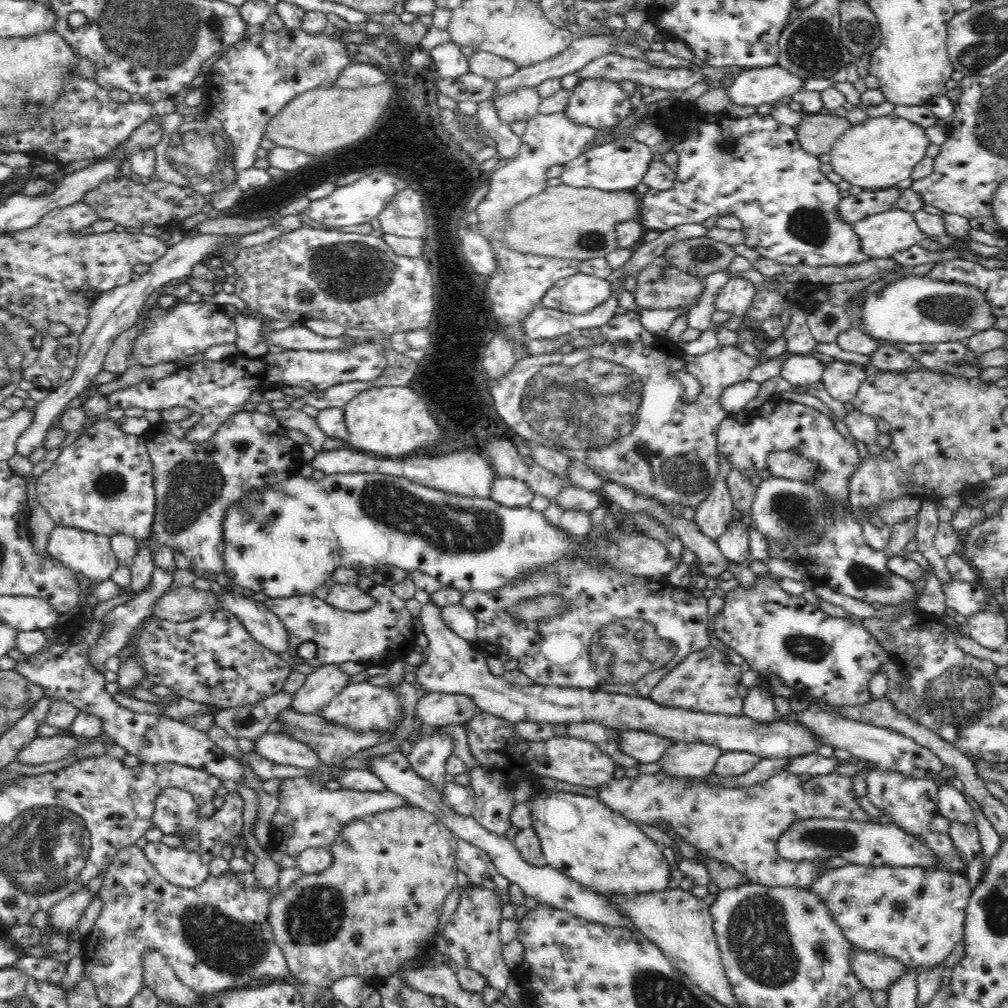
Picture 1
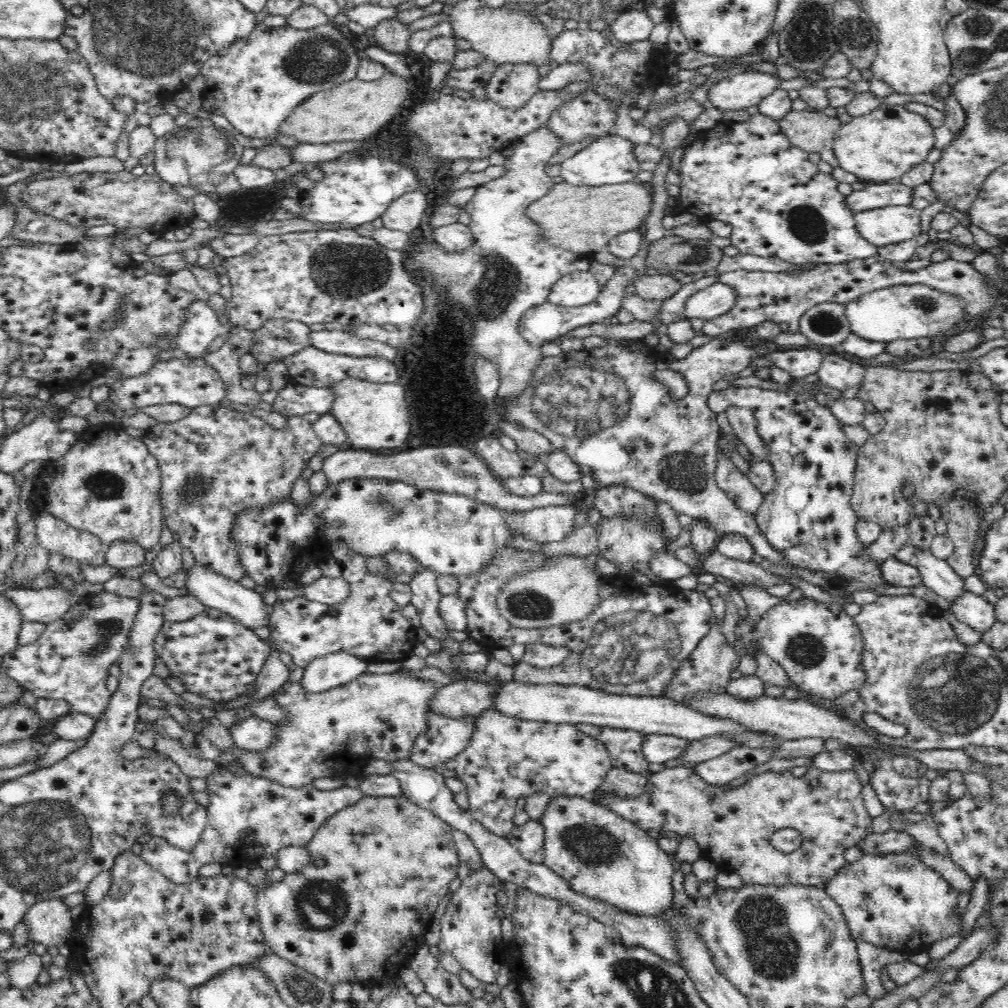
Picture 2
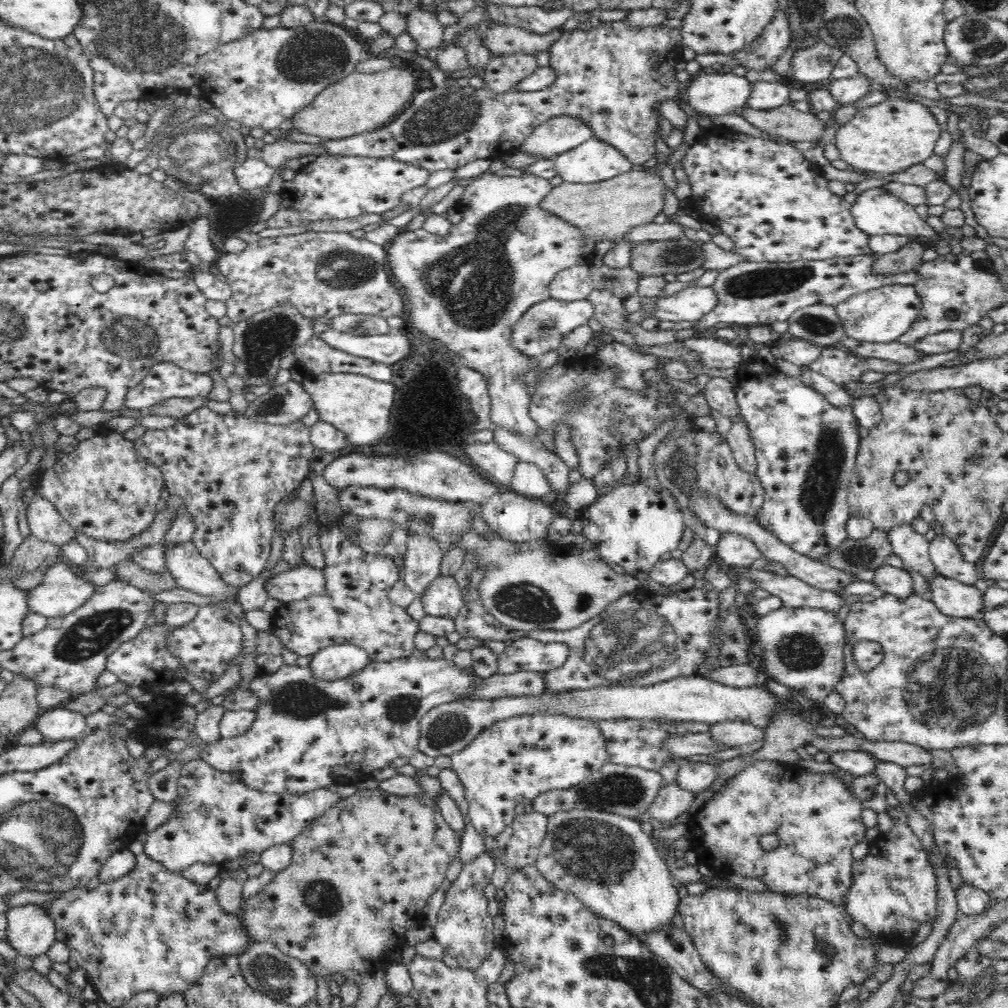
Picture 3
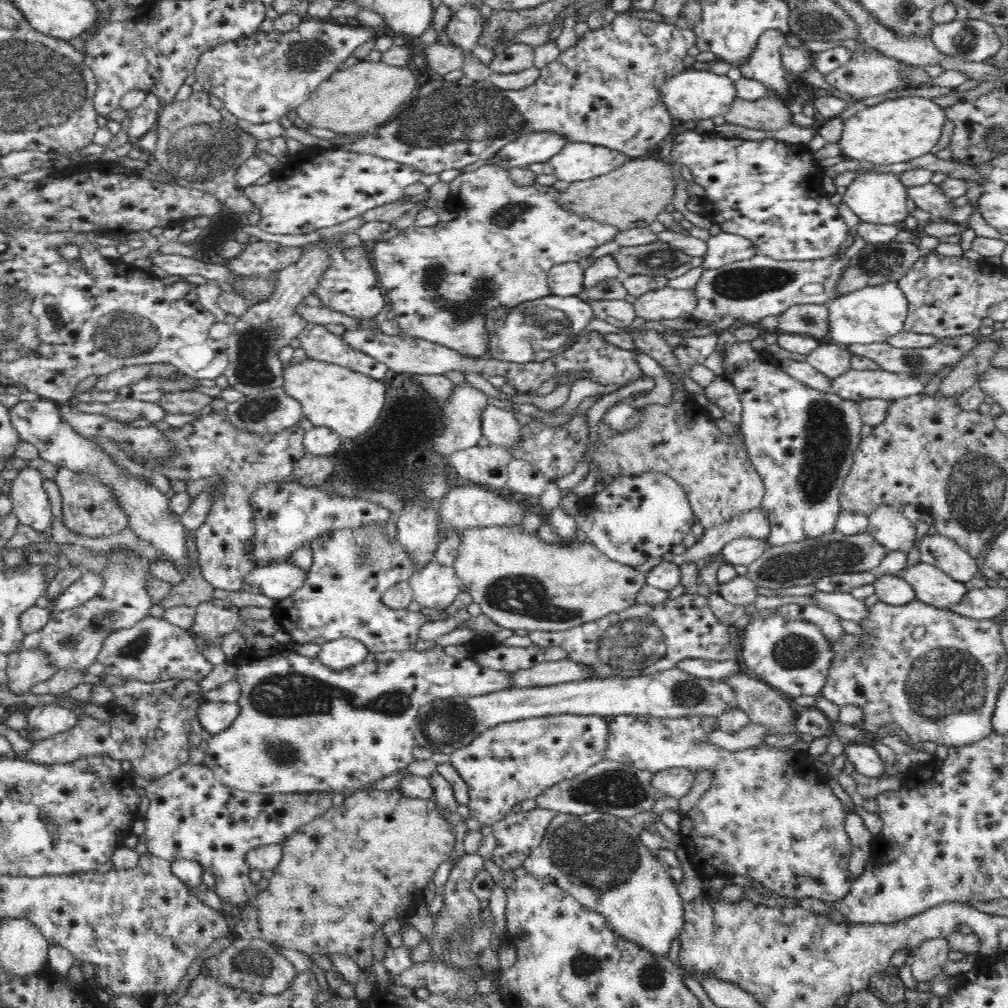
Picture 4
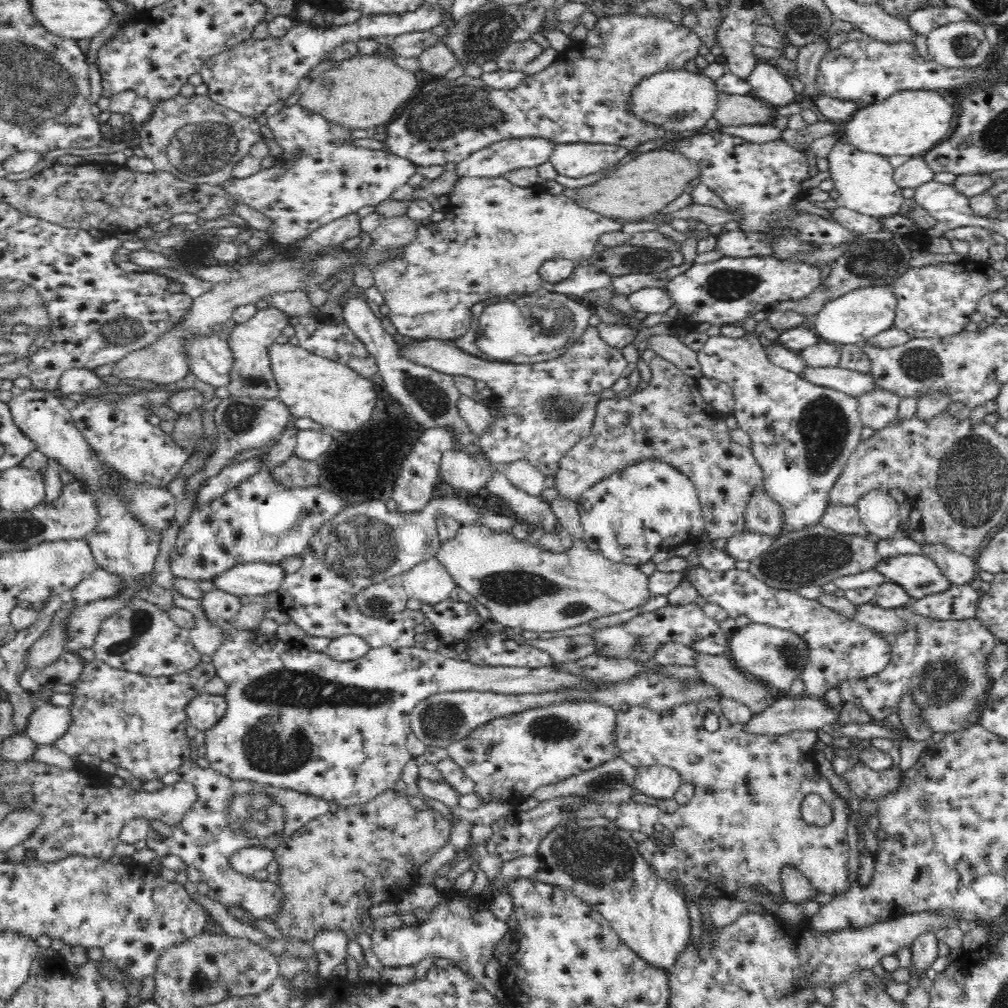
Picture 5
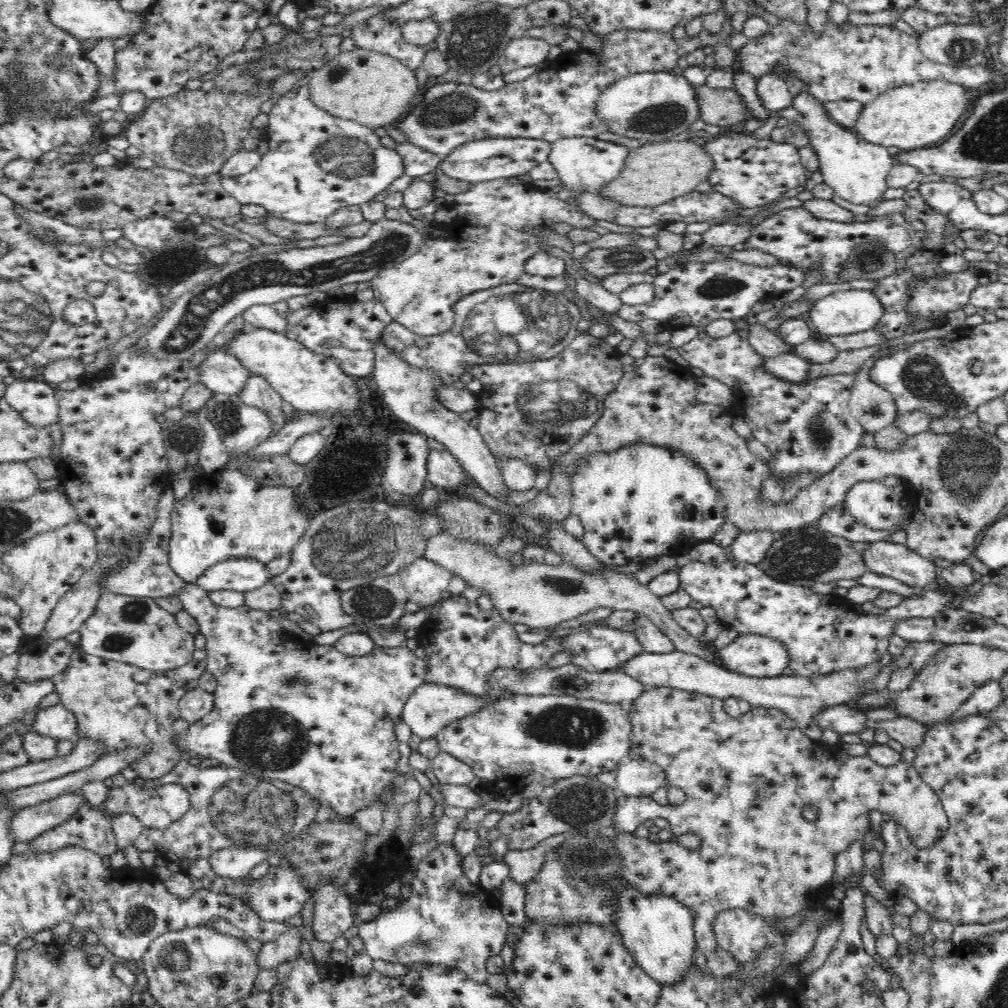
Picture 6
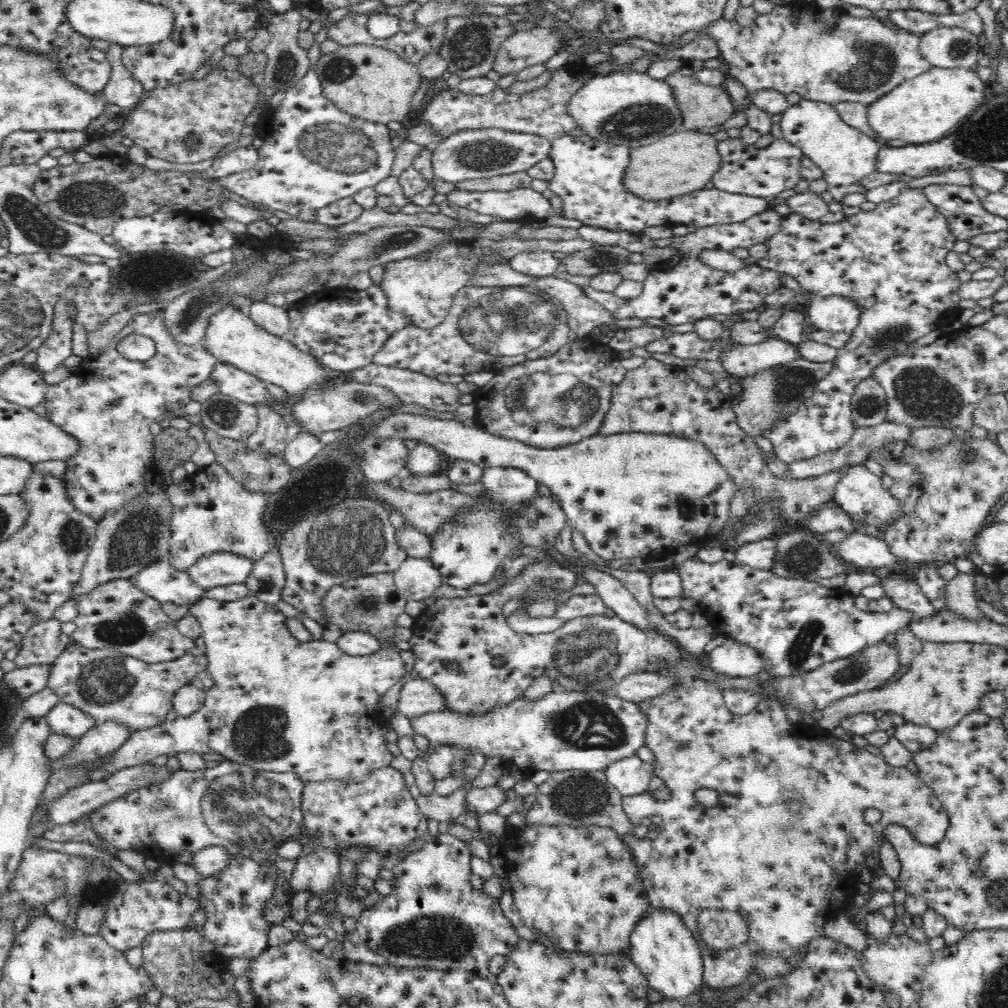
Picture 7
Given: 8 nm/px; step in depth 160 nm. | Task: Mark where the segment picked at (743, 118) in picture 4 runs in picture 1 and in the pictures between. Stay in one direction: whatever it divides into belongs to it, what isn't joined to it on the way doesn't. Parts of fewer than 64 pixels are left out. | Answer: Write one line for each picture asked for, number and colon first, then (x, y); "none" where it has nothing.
1: (816, 133)
2: (812, 131)
3: (785, 121)

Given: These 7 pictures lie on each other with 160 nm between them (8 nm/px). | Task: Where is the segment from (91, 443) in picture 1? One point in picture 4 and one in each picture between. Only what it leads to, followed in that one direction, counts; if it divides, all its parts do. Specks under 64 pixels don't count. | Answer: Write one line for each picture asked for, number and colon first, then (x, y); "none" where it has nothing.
2: (110, 486)
3: (102, 487)
4: (88, 509)

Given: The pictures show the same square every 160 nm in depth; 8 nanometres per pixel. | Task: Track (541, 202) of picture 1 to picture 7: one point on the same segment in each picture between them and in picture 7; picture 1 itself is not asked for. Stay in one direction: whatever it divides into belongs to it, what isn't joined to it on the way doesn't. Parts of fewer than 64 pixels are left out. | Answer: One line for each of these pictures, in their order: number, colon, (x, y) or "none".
2: (584, 219)
3: (608, 209)
4: (632, 196)
5: (646, 185)
6: (656, 173)
7: (684, 161)

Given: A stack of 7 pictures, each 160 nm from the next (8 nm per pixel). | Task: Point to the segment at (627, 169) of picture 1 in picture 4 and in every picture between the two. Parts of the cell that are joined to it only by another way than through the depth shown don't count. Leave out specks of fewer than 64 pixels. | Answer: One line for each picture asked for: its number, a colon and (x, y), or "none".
2: (609, 160)
3: (594, 160)
4: (580, 161)

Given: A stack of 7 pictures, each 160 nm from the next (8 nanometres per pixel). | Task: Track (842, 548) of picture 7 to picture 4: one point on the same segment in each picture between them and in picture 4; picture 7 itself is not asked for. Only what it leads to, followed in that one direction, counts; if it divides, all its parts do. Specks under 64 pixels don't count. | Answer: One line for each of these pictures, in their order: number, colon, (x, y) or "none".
4: (931, 585)
5: (918, 575)
6: (888, 558)

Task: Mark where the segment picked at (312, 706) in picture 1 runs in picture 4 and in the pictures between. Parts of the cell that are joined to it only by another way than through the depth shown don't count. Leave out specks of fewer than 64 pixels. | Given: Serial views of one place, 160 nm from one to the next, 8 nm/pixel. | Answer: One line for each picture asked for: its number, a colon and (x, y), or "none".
2: (333, 669)
3: (337, 661)
4: (338, 654)

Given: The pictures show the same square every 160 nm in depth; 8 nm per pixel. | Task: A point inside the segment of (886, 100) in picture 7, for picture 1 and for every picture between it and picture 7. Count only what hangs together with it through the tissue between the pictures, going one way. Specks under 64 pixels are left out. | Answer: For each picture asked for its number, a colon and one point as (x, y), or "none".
1: (878, 153)
2: (888, 141)
3: (893, 135)
4: (897, 130)
5: (909, 123)
6: (921, 114)

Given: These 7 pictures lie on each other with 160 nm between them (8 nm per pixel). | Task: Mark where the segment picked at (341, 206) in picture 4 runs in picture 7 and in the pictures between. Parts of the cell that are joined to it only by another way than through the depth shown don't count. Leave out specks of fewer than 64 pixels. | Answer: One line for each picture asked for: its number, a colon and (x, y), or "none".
5: (319, 176)
6: (302, 137)
7: (303, 119)

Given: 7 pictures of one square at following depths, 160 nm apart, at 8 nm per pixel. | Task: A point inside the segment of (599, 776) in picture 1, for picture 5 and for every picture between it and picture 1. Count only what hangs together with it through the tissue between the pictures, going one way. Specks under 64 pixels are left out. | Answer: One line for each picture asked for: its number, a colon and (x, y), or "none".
2: (508, 757)
3: (511, 762)
4: (510, 762)
5: (509, 757)

